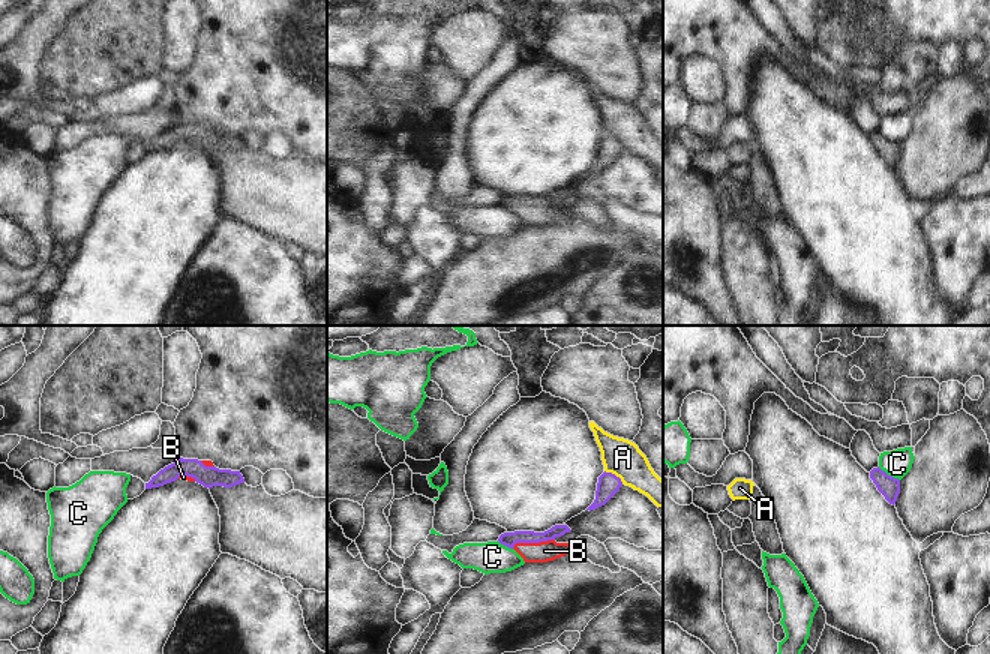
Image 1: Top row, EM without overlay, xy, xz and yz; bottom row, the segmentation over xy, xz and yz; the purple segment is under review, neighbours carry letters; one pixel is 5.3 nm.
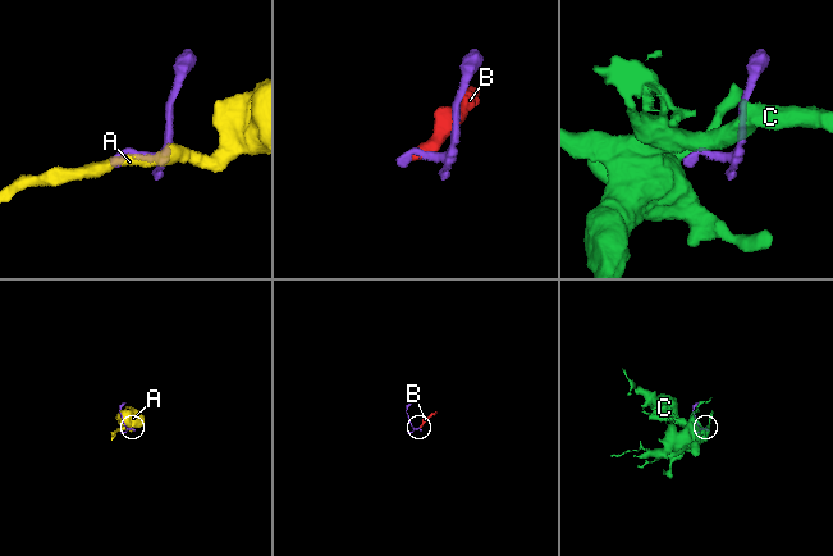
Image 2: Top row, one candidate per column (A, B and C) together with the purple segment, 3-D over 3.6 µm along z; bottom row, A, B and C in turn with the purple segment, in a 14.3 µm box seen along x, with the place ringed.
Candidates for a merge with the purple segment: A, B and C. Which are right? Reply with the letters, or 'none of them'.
B

